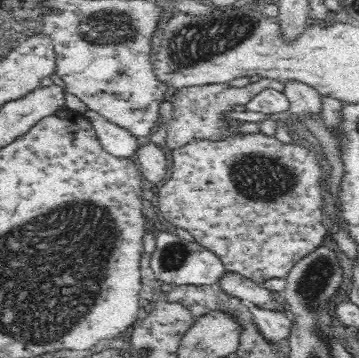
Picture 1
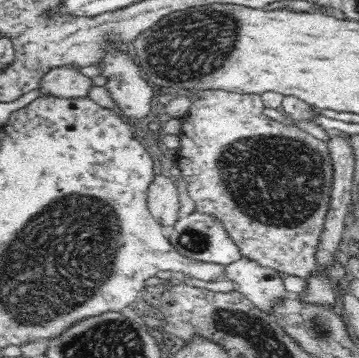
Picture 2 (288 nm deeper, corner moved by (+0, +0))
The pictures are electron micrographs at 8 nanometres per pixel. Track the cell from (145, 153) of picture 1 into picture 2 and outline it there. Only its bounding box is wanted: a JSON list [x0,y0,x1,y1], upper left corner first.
[148,174,180,230]

